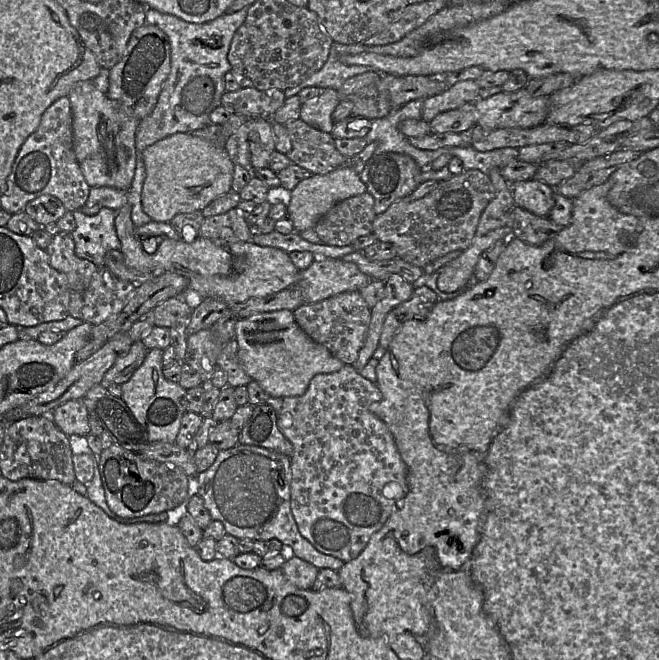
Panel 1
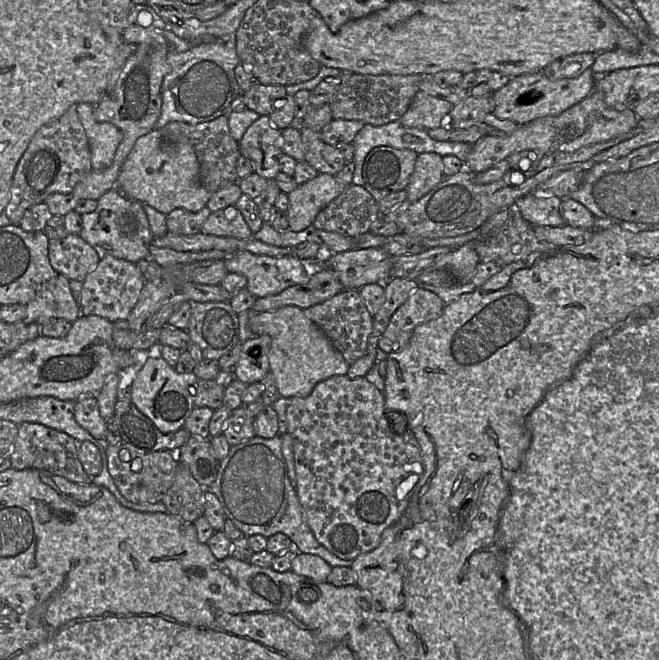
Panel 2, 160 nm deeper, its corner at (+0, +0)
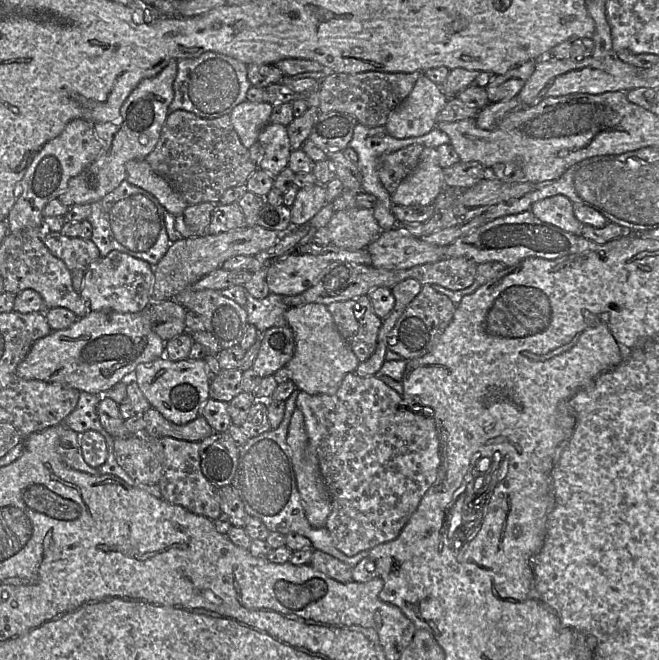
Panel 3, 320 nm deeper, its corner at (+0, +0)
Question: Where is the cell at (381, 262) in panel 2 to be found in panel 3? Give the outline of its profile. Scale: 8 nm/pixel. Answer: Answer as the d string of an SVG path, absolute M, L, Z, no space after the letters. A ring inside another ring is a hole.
M400 224L382 231L366 249L371 257L371 265L385 269L409 269L445 258L445 247L408 234Z

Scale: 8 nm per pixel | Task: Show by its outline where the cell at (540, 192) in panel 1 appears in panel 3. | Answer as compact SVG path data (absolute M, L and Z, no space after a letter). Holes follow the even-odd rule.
M564 195L540 200L531 206L530 212L544 223L577 236L581 235L584 224L575 217L574 204Z

